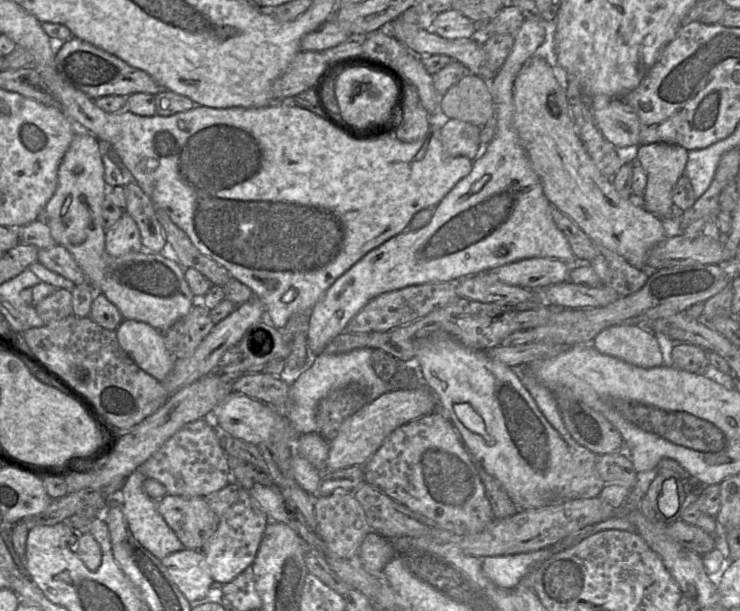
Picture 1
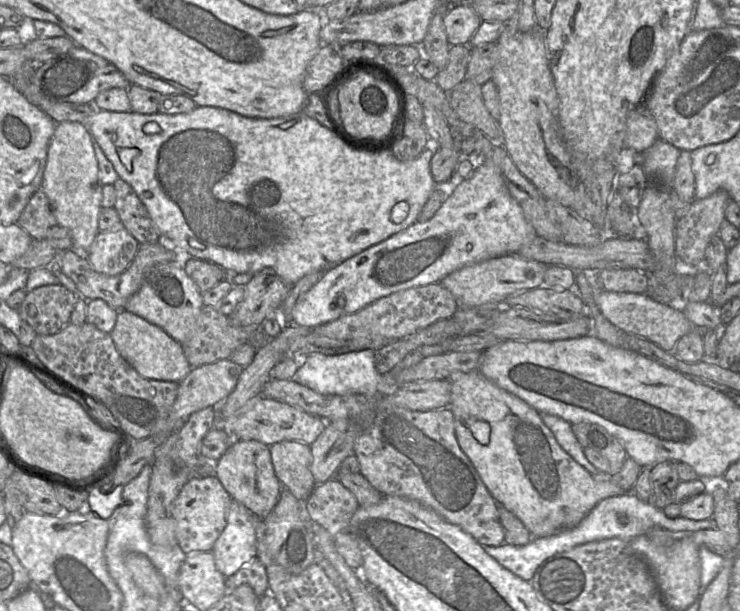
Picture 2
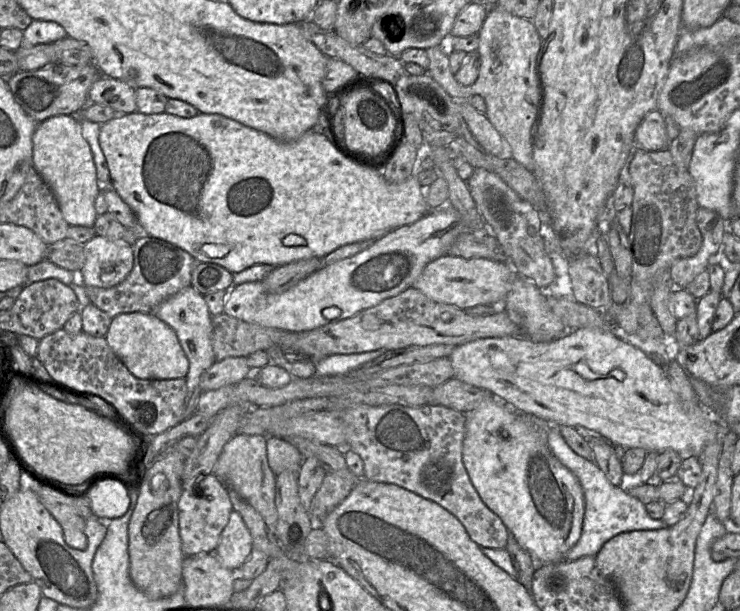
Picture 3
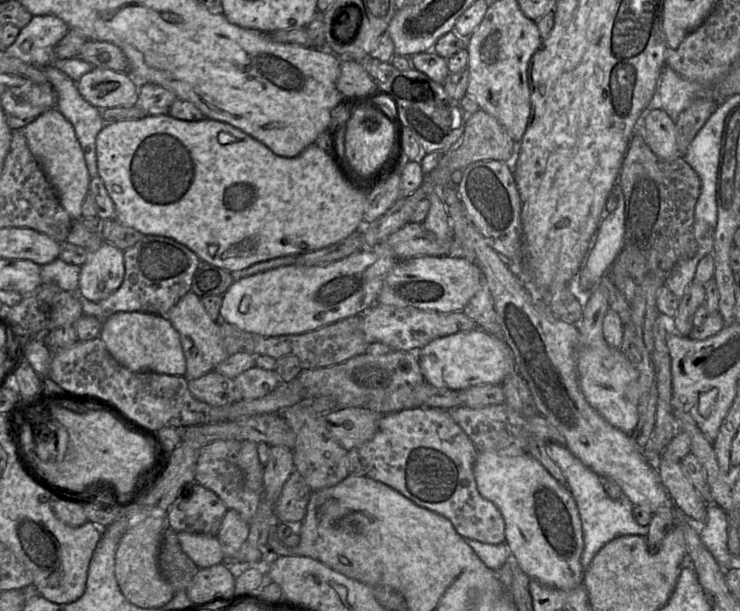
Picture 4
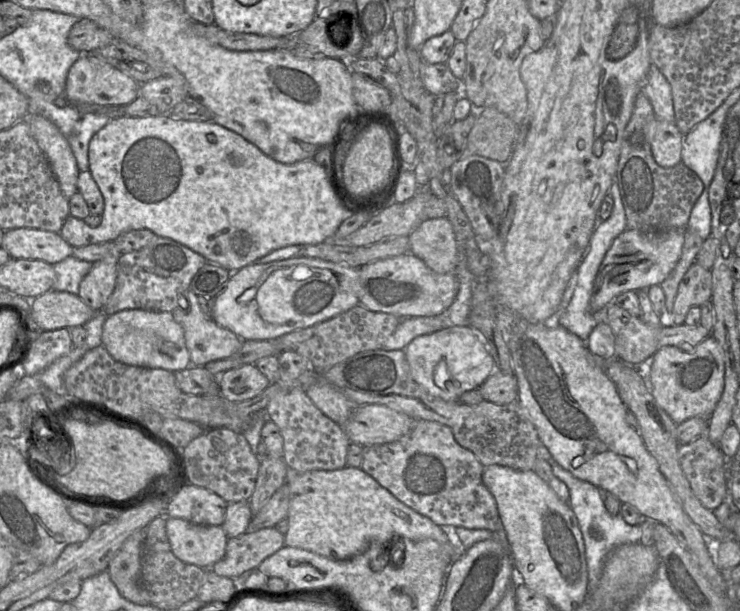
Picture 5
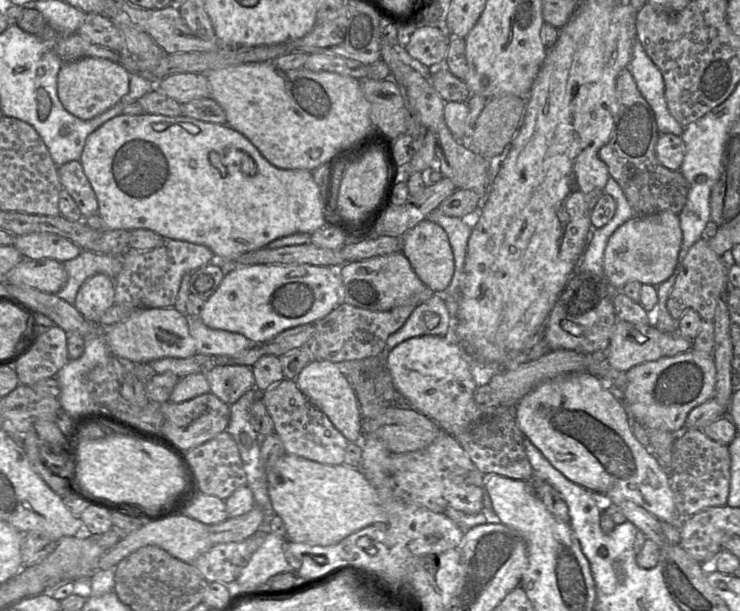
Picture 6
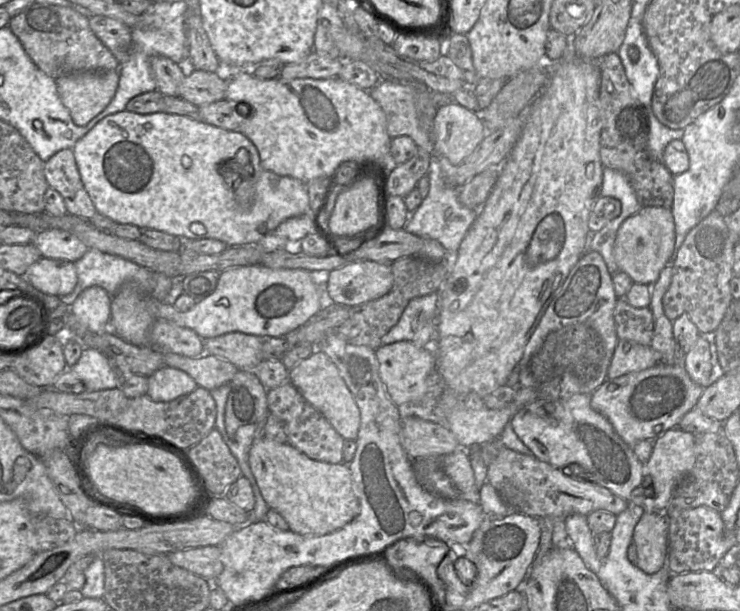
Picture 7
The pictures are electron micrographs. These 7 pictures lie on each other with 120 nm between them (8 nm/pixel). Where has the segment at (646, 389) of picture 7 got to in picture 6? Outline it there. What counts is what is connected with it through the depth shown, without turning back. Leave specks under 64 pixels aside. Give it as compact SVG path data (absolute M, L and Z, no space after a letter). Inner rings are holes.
M694 349L645 362L625 373L627 385L620 399L629 417L645 429L653 428L679 434L684 430L688 413L714 397L716 368L712 354Z

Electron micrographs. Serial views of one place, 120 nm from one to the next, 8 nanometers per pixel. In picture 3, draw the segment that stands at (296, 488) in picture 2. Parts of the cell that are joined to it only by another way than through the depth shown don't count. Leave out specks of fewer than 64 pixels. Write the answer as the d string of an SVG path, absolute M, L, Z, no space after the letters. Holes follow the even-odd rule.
M268 436L266 448L268 464L275 476L287 470L298 474L304 459L294 445L285 439Z

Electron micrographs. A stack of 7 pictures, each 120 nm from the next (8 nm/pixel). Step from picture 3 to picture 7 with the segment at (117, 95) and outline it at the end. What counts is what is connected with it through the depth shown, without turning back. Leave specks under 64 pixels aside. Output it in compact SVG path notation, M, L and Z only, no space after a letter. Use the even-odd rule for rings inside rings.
M118 70L78 72L56 79L58 95L77 126L85 126L108 106L118 83Z

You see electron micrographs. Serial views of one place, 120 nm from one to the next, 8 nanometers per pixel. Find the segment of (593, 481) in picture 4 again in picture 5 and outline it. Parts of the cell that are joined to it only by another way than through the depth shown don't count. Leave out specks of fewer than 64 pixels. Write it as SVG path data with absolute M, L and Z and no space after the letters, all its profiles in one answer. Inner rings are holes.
M541 445L537 450L537 458L547 461L552 469L553 475L564 482L569 490L569 505L573 510L579 528L581 530L585 559L588 569L588 586L590 593L598 587L603 567L607 556L617 546L629 543L638 543L641 538L642 529L640 525L629 525L620 514L611 515L604 504L603 492L595 485L574 477L569 471L562 468L551 456L548 449Z

